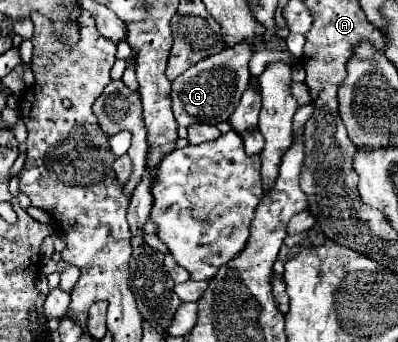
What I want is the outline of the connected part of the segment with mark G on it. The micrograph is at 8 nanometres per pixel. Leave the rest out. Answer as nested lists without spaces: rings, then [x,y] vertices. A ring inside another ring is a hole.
[[[237,44],[233,48],[225,48],[215,56],[207,56],[205,60],[193,64],[187,72],[173,80],[171,102],[173,114],[179,126],[189,128],[191,124],[219,124],[227,122],[235,112],[241,94],[249,86],[249,58],[253,56],[251,48],[245,44]]]

